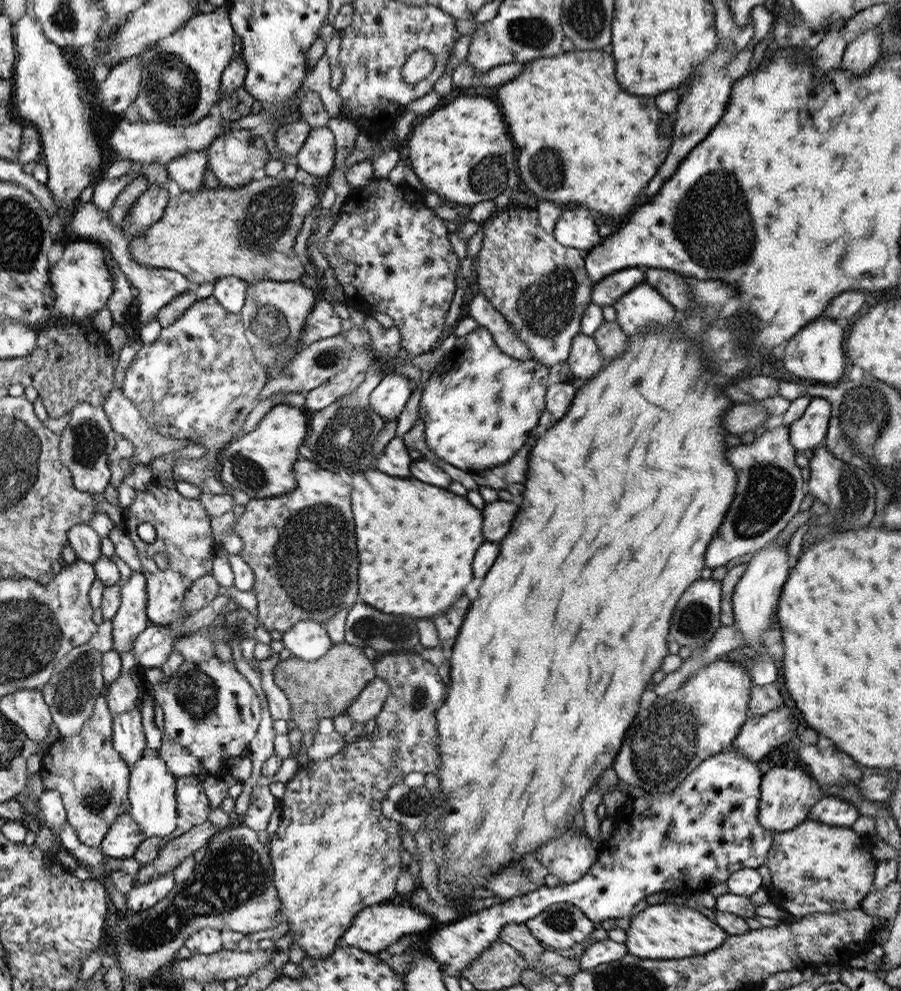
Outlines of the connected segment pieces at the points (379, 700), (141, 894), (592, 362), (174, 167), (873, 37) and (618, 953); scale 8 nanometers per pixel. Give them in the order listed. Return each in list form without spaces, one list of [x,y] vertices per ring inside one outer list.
[[[376,678],[368,683],[365,690],[353,701],[346,713],[353,724],[366,724],[372,718],[377,718],[382,712],[384,701],[390,695],[390,687],[382,678]]]
[[[173,870],[144,884],[137,884],[127,894],[127,908],[132,912],[148,910],[160,903],[176,886]]]
[[[580,333],[573,339],[572,350],[566,362],[569,364],[576,382],[589,380],[602,366],[603,355],[593,337]]]
[[[206,151],[181,154],[166,165],[169,179],[174,180],[182,191],[200,191],[205,184],[207,162]]]
[[[877,26],[859,34],[847,44],[842,67],[854,74],[864,74],[880,60],[880,42],[880,30]]]
[[[609,938],[587,943],[583,955],[579,958],[579,969],[586,970],[599,964],[620,960],[624,955],[629,954],[624,944]]]

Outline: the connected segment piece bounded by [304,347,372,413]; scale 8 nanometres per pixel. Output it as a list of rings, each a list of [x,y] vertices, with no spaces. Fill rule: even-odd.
[[[362,347],[355,348],[349,366],[317,389],[307,393],[304,407],[313,413],[354,392],[365,379],[370,362],[372,360],[366,350],[362,350]]]

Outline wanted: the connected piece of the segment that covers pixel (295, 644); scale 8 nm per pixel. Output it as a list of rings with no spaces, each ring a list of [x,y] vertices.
[[[301,620],[294,624],[283,631],[281,641],[293,659],[302,661],[322,659],[334,645],[324,622],[316,620]]]

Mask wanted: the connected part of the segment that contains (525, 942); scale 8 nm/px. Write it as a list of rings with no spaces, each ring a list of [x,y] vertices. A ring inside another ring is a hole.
[[[525,923],[506,924],[500,932],[499,939],[515,948],[530,964],[537,961],[548,947],[534,937]]]

